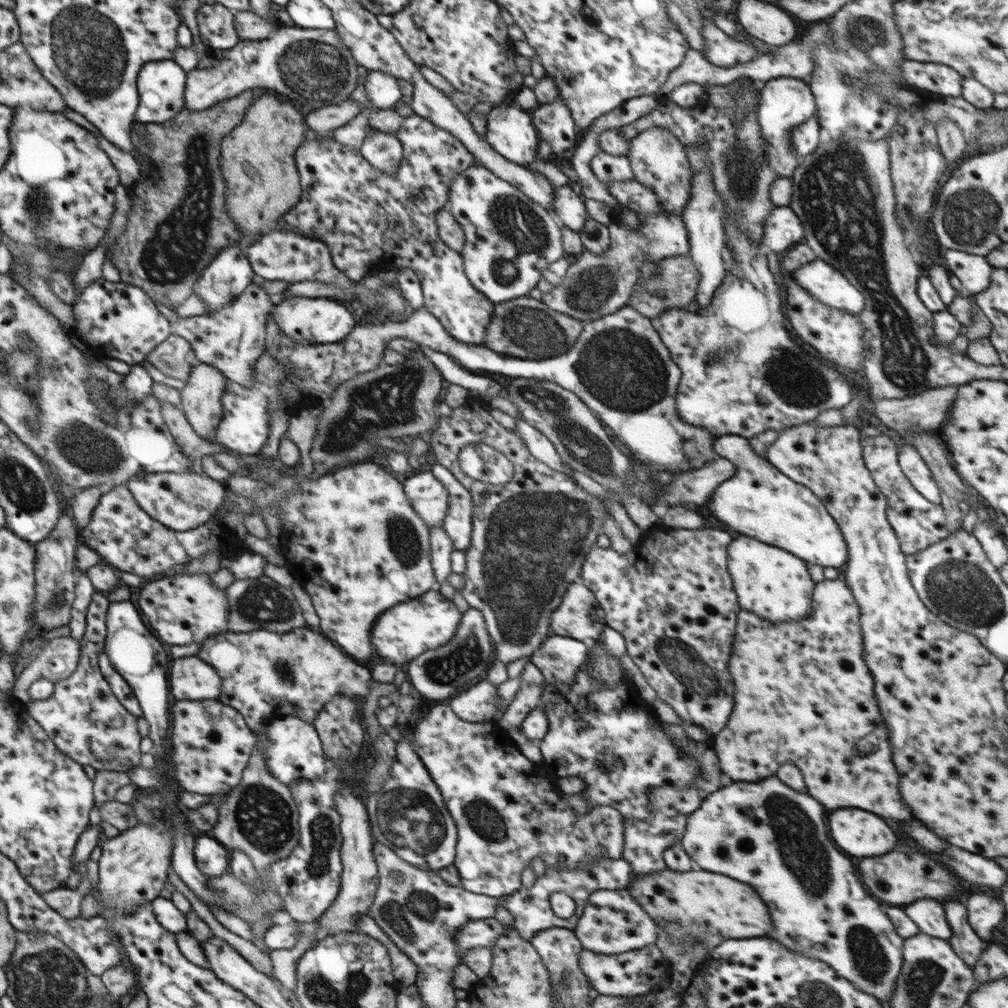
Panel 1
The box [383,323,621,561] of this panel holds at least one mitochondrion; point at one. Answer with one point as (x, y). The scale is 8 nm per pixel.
(562, 414)

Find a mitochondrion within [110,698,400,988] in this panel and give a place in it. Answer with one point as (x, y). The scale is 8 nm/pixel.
(263, 817)

